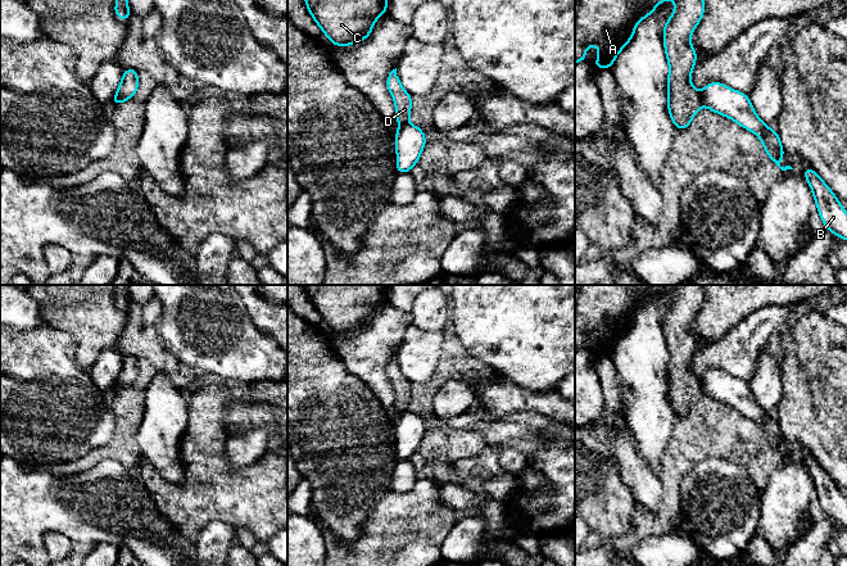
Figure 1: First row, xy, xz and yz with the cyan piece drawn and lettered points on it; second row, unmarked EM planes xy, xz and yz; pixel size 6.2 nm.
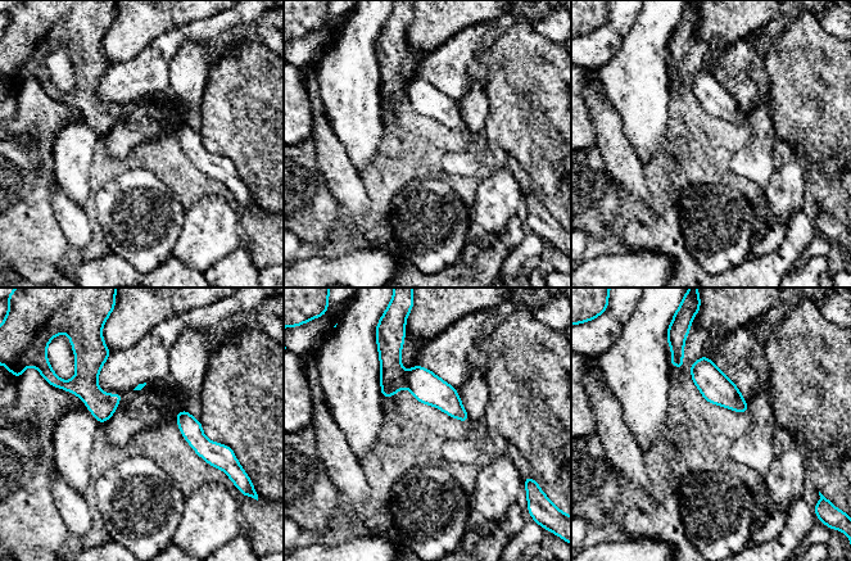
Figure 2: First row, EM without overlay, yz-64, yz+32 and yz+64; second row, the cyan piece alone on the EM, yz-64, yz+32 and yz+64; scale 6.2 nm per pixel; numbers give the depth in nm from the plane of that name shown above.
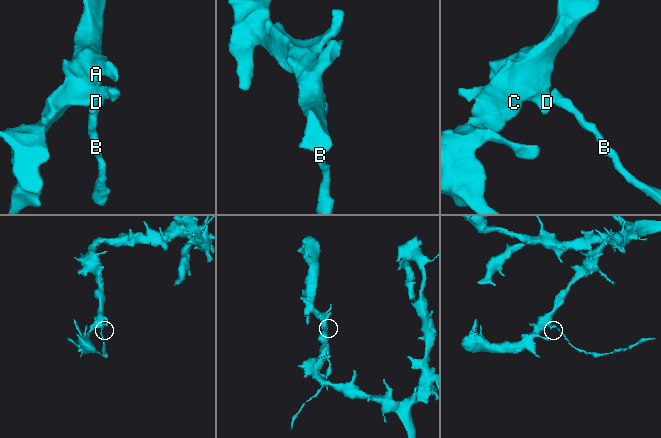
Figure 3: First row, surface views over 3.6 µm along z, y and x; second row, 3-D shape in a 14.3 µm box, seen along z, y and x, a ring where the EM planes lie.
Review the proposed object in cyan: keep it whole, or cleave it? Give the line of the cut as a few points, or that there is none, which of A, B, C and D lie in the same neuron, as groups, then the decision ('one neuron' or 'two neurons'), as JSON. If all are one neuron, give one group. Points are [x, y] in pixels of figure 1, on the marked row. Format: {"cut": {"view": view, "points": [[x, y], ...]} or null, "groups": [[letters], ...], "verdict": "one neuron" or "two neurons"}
{"cut": {"view": "yz", "points": [[698, 93], [702, 104]]}, "groups": [["A", "C", "D"], ["B"]], "verdict": "two neurons"}

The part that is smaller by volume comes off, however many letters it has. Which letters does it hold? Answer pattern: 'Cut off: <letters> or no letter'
Cut off: B

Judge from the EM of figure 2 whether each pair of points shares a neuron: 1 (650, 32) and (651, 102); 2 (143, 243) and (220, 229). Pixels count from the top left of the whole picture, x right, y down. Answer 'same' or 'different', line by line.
1: same
2: different

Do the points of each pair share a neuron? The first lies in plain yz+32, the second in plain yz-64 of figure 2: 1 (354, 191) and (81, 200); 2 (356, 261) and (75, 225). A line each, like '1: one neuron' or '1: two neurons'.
1: two neurons
2: two neurons

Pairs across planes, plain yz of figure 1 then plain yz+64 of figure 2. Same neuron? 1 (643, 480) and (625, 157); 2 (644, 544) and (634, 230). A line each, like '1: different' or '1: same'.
1: same
2: different

